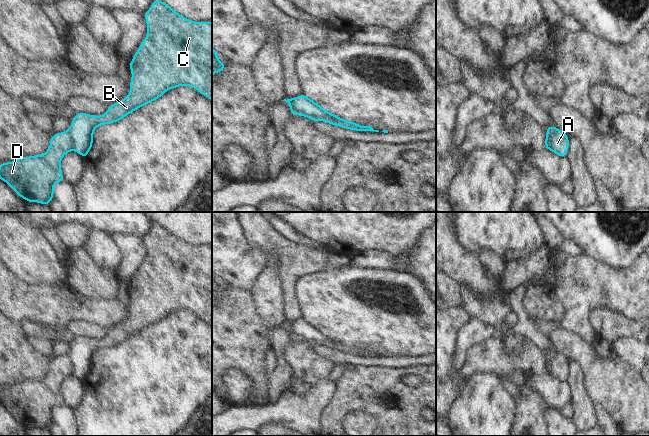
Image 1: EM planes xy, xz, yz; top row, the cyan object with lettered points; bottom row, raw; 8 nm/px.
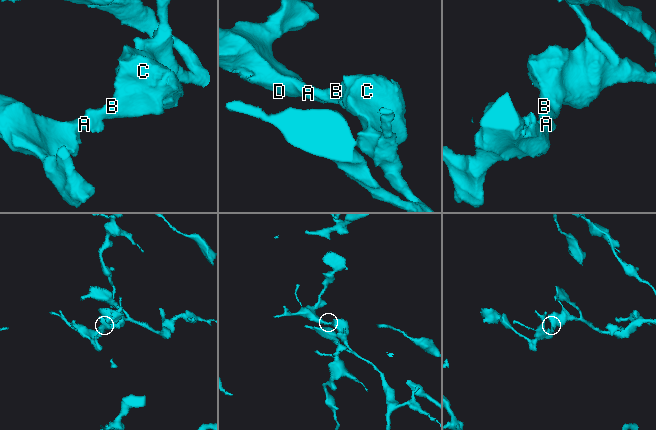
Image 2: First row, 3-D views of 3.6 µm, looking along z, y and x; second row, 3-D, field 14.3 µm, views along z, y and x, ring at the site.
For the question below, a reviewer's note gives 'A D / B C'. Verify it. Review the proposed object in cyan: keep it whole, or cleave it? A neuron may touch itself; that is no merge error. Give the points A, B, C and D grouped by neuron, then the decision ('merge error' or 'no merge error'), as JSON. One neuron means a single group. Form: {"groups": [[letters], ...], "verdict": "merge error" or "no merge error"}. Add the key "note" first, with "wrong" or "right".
{"note": "right", "groups": [["A", "D"], ["B", "C"]], "verdict": "merge error"}

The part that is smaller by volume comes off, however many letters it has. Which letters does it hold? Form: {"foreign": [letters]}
{"foreign": ["A", "D"]}

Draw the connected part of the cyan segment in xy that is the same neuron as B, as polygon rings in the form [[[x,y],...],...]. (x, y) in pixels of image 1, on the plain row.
[[[157,223],[144,241],[148,258],[130,285],[132,303],[128,320],[109,330],[101,340],[81,336],[72,343],[68,354],[76,365],[75,375],[84,383],[92,372],[93,357],[98,350],[118,346],[170,313],[190,310],[212,324],[212,246],[189,244]]]

